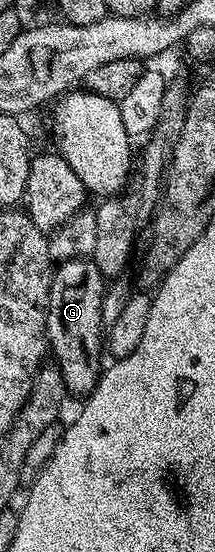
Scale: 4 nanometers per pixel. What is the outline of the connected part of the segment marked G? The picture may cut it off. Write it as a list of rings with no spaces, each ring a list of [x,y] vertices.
[[[77,257],[73,261],[63,261],[53,270],[49,298],[45,304],[45,336],[49,338],[52,356],[57,356],[56,364],[63,375],[66,394],[73,396],[74,393],[78,399],[84,399],[92,393],[103,372],[103,364],[101,365],[101,353],[103,357],[101,308],[106,288],[106,277],[101,274],[99,267],[95,267],[95,263],[91,259]]]

